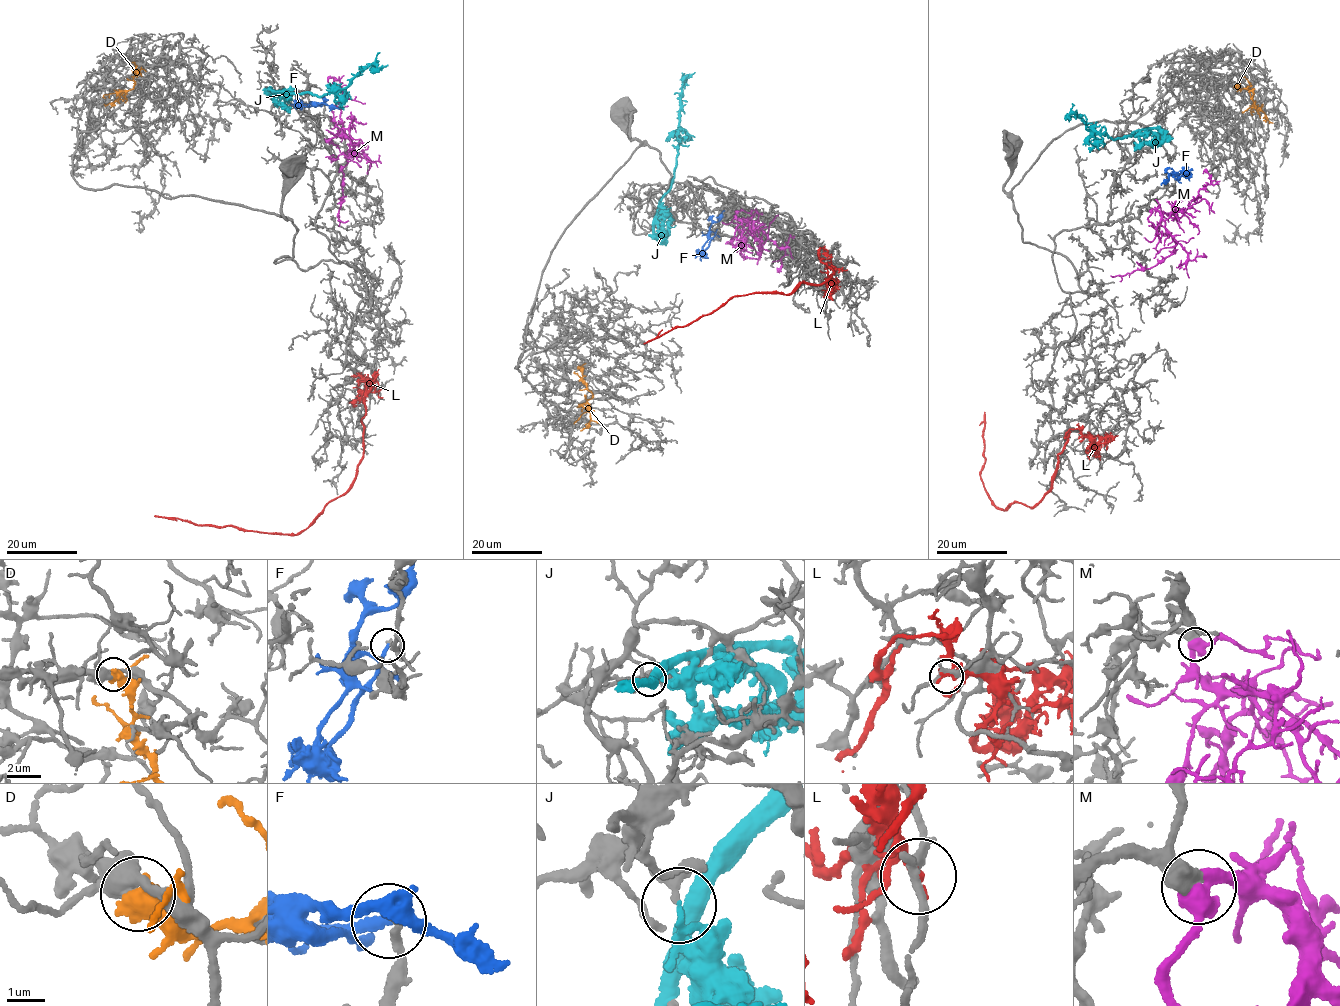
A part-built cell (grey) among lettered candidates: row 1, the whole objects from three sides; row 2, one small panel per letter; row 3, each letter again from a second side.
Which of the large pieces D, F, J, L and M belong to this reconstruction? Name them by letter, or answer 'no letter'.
M

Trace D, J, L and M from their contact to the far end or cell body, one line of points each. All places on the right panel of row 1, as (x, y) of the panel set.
D: (1236, 85), (1252, 92), (1254, 107), (1267, 118), (1266, 115)
J: (1130, 135), (1138, 131), (1131, 136), (1112, 139), (1086, 129), (1086, 122), (1075, 114), (1068, 117), (1070, 119)
L: (1080, 437), (1080, 429), (1066, 433), (1052, 488), (1041, 501), (1003, 510), (979, 473), (984, 412)
M: (1151, 210), (1156, 209), (1164, 221), (1164, 227), (1175, 243), (1174, 252), (1151, 267), (1111, 275)

